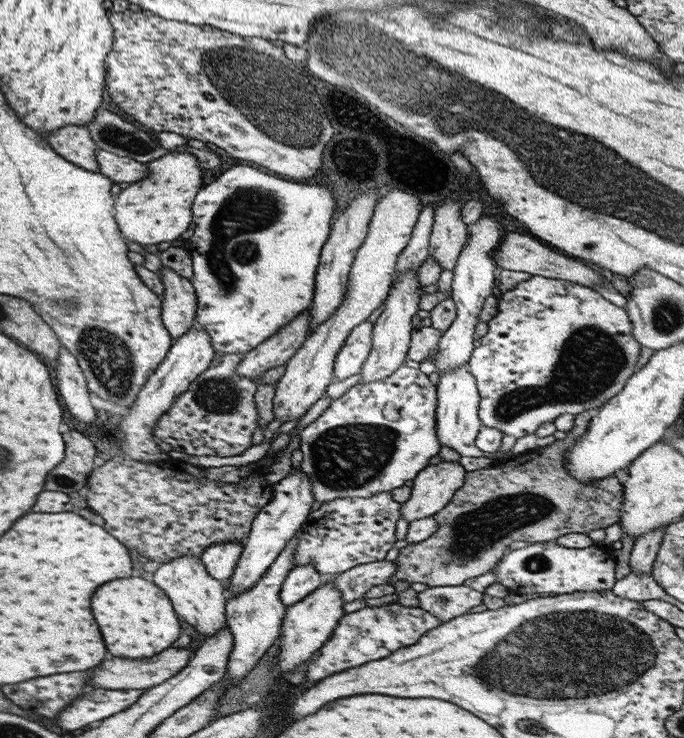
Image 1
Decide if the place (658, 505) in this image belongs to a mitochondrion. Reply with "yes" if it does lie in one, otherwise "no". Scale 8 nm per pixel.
no

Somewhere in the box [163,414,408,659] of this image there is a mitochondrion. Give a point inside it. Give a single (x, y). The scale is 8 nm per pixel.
(347, 457)

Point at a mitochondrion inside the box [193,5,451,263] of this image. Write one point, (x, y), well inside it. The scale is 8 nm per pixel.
(273, 99)

